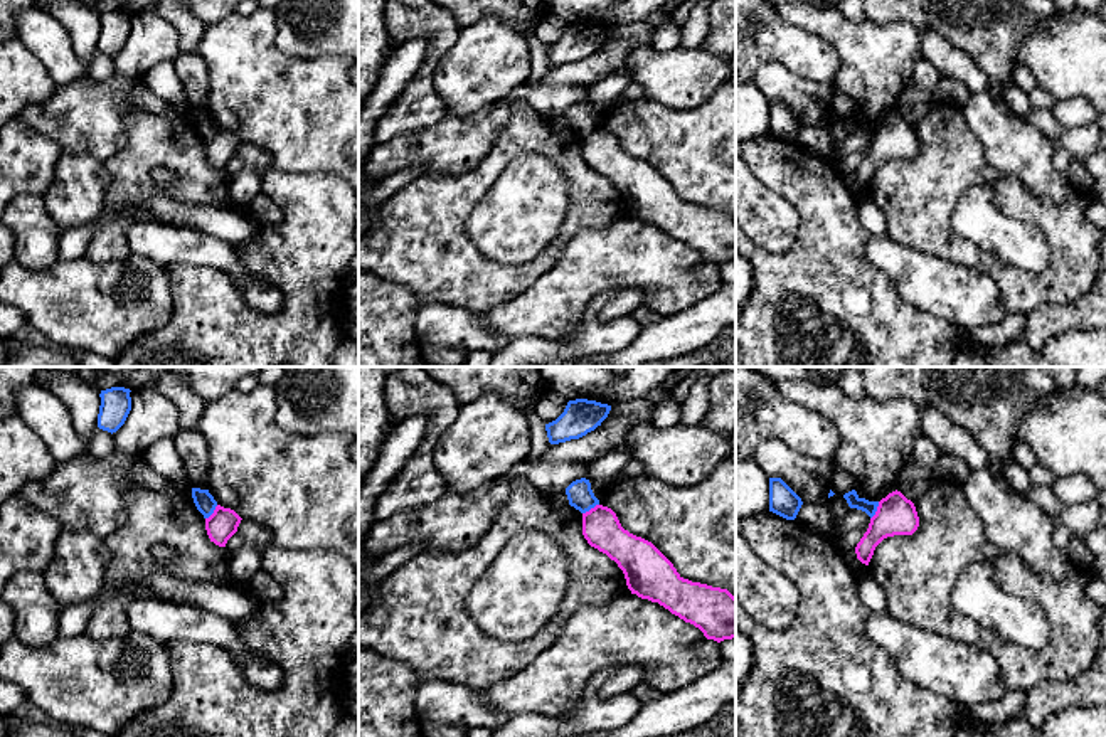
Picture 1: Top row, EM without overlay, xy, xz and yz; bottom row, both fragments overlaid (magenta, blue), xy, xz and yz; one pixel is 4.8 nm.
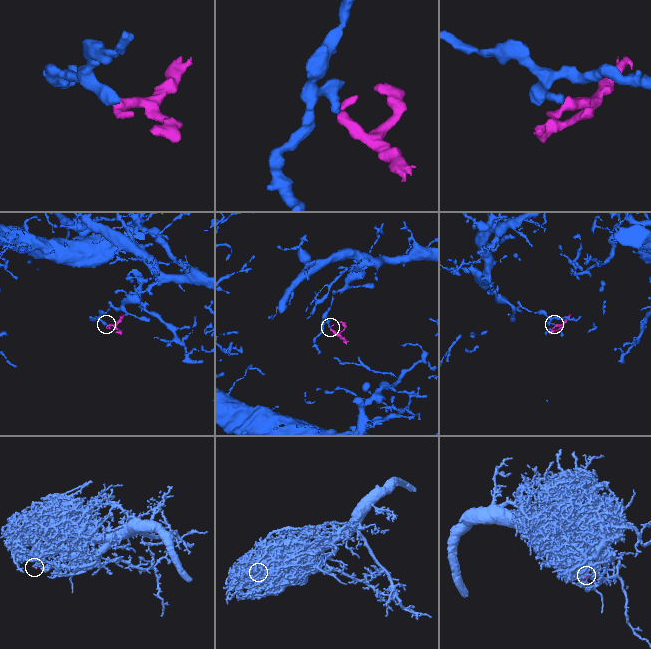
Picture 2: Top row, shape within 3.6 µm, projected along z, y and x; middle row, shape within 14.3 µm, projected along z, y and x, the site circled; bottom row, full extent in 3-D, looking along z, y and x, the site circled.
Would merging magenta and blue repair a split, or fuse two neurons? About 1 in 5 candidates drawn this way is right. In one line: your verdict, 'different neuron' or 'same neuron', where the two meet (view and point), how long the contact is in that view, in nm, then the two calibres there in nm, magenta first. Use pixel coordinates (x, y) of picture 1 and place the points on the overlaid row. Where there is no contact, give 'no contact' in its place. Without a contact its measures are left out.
different neuron; contact yz (877, 510); length 100 nm; calibres 190 and 70 nm

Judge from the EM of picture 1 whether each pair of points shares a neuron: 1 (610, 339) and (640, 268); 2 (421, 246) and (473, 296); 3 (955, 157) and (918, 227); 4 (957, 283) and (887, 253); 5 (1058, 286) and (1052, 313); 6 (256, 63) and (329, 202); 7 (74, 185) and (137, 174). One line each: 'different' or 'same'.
1: different
2: same
3: same
4: same
5: different
6: different
7: different

